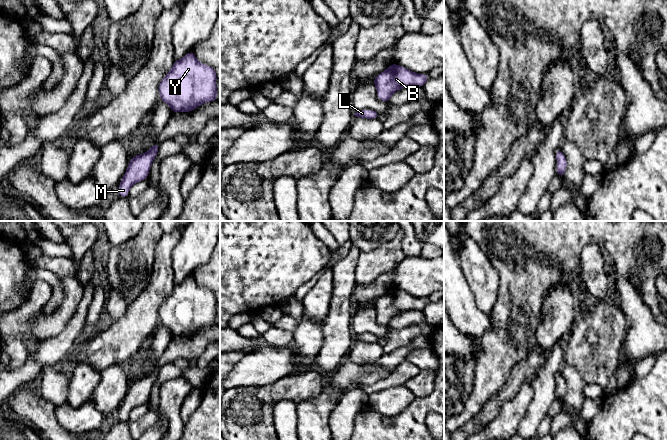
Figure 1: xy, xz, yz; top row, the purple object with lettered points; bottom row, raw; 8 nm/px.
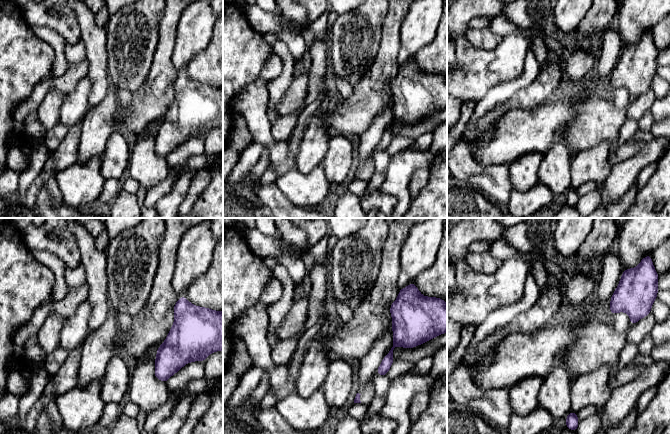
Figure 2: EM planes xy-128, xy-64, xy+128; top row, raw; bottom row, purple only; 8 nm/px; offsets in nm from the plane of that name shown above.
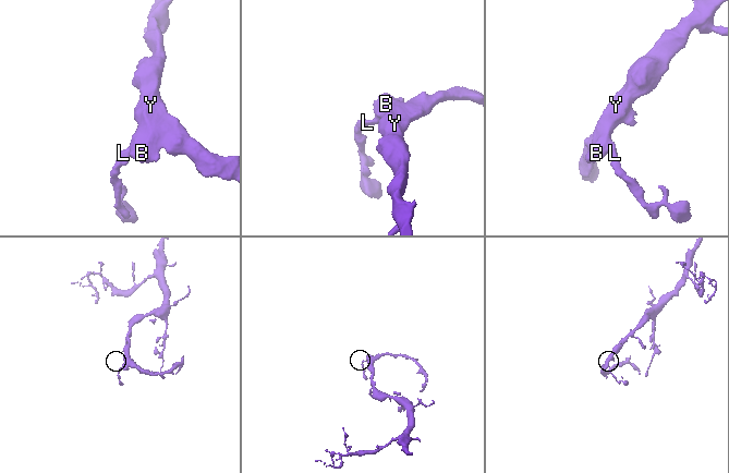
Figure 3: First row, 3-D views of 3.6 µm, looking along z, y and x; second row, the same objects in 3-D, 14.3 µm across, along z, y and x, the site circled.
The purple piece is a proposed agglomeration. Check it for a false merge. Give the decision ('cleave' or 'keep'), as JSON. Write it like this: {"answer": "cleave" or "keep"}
{"answer": "keep"}

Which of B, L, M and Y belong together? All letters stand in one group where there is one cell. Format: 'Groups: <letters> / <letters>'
Groups: B L M Y

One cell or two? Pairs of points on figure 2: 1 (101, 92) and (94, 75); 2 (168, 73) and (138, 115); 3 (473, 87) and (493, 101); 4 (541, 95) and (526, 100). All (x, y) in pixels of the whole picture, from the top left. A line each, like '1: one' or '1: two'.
1: one
2: one
3: two
4: one

